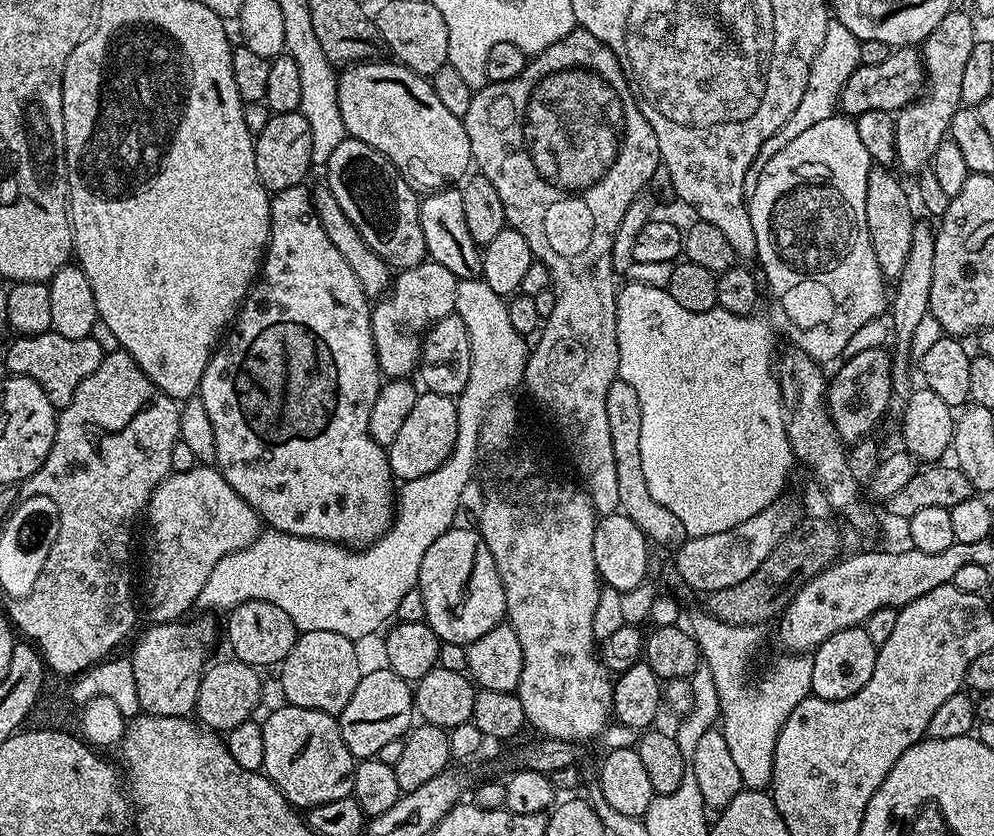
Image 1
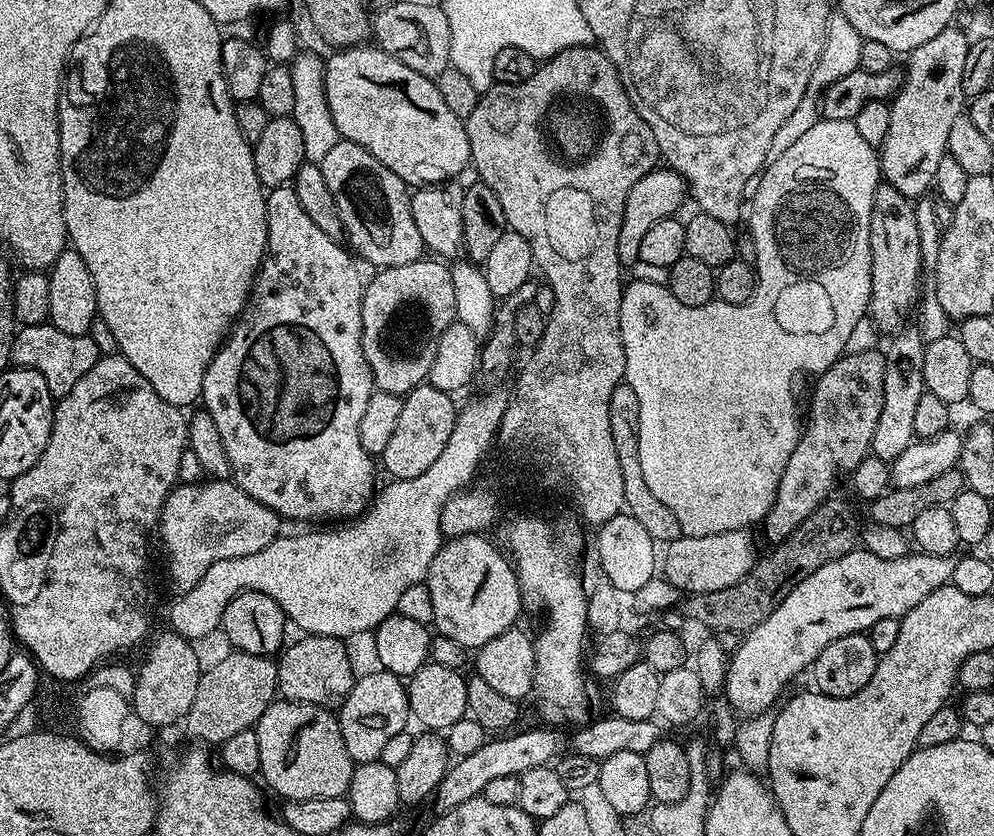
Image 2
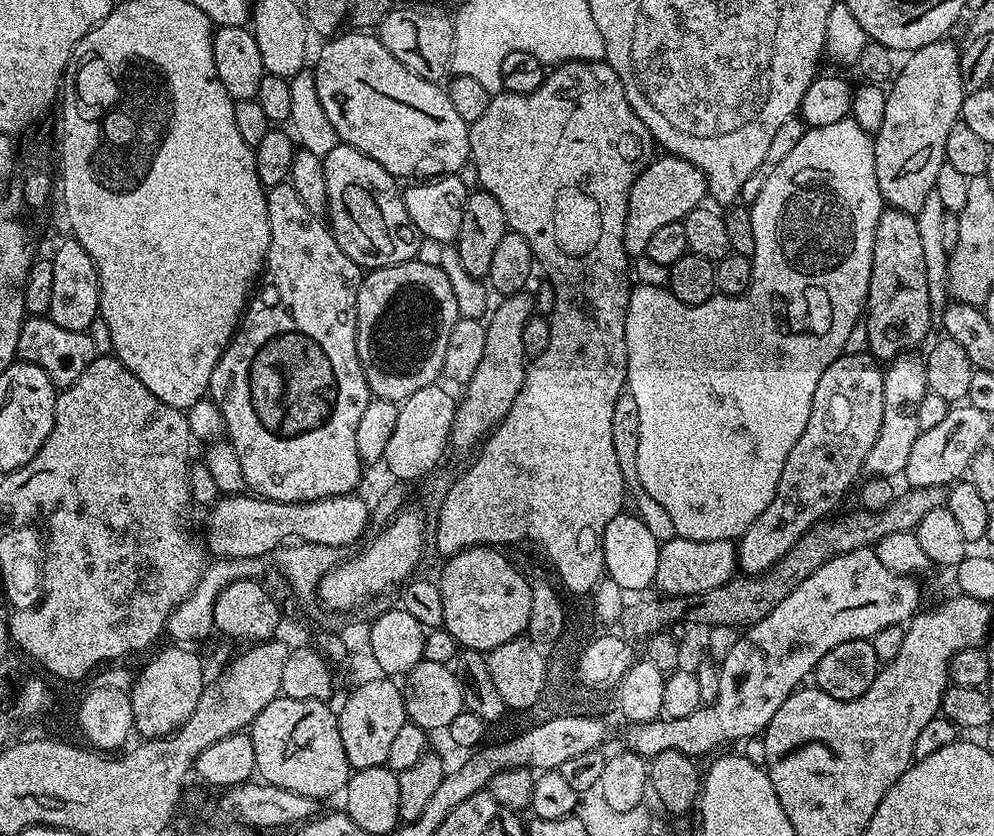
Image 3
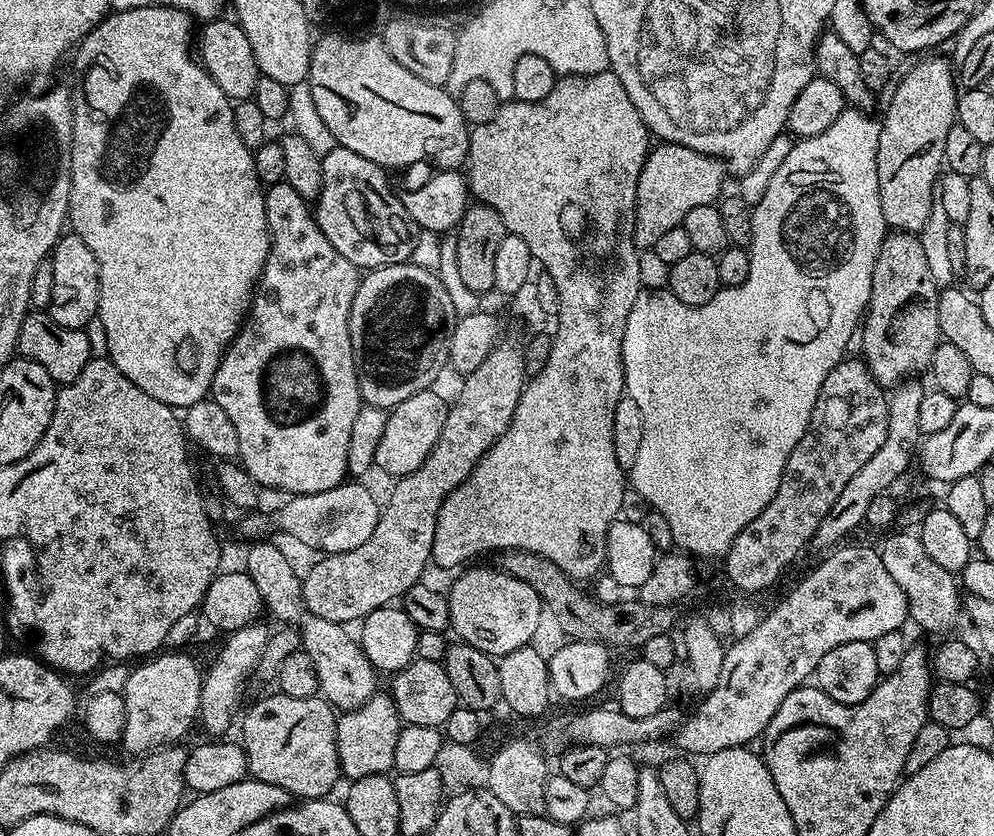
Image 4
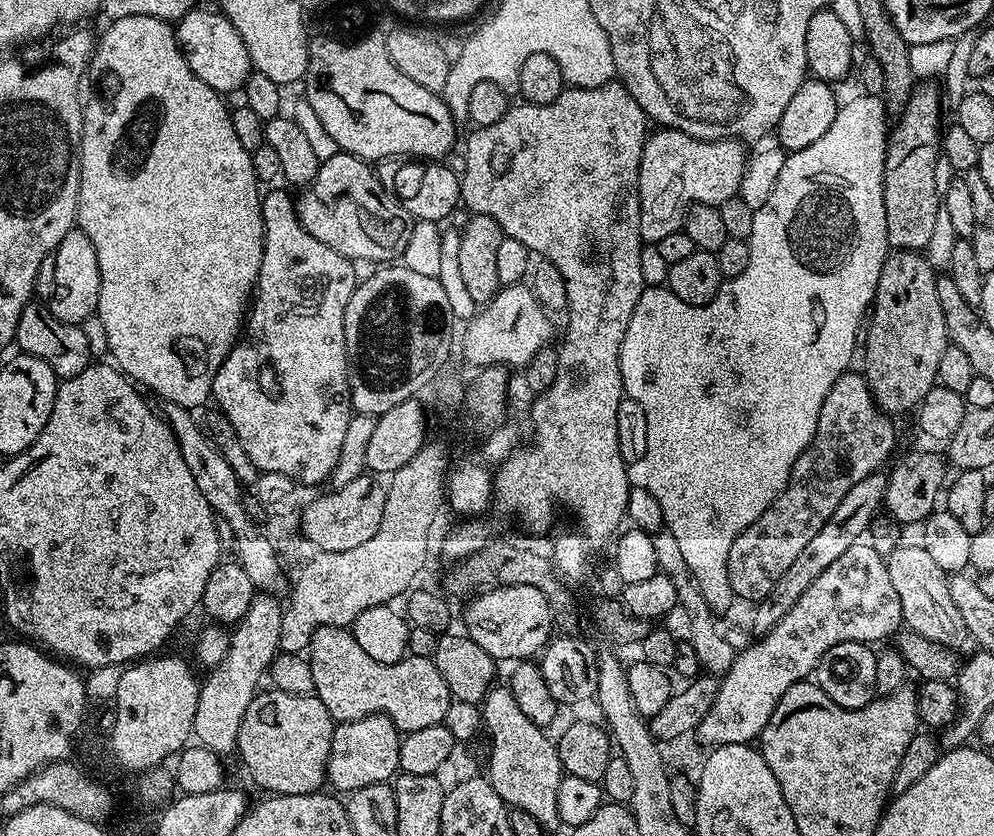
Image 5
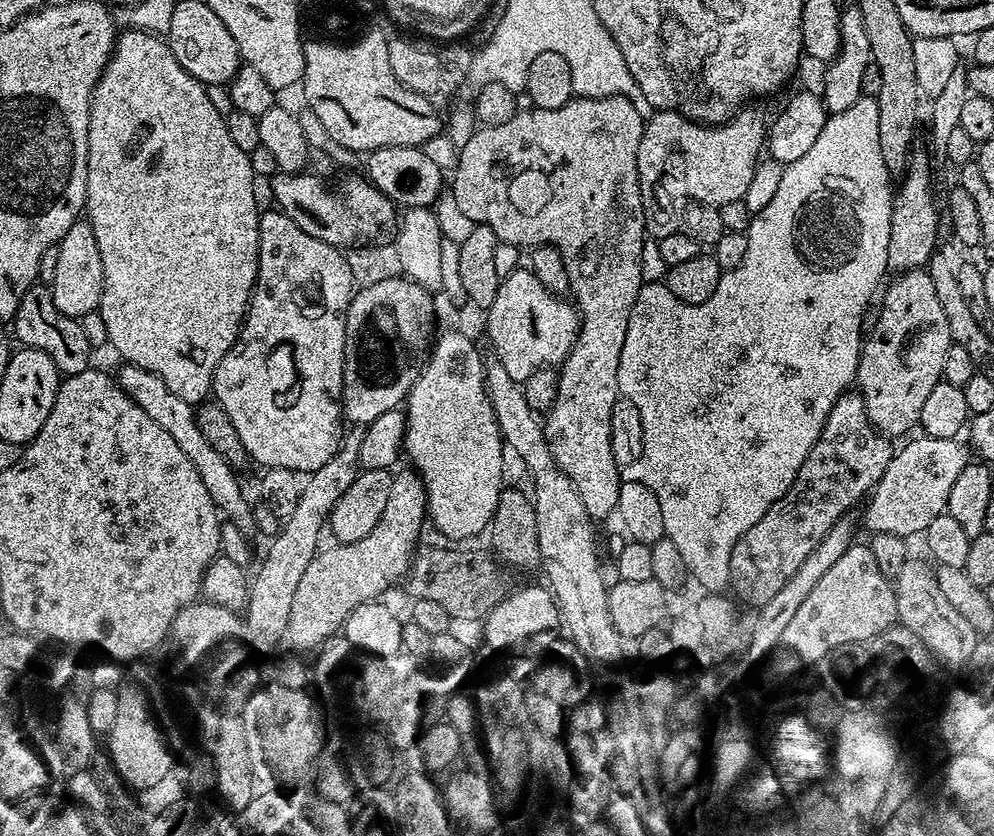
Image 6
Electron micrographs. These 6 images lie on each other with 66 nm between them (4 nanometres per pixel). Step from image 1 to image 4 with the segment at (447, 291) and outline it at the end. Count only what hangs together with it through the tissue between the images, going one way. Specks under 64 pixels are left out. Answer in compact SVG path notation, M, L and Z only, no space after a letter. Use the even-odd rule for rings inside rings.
M411 262L387 264L371 269L361 279L350 306L350 346L354 354L354 366L358 374L360 399L364 404L390 410L398 402L406 402L410 394L427 392L440 376L443 368L449 367L448 351L454 334L458 313L446 286L442 286L439 275Z

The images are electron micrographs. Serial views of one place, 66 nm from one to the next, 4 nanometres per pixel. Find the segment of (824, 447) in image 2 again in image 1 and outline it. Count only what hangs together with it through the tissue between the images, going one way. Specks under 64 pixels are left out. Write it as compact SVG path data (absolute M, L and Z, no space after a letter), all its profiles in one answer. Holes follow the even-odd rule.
M864 348L854 352L827 381L827 410L836 427L836 435L848 446L865 439L892 404L893 353L884 348Z

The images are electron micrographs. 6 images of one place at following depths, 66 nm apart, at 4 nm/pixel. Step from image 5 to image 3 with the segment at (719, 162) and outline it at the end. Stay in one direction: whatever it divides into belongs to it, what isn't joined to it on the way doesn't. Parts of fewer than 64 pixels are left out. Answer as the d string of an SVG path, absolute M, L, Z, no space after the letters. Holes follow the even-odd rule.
M660 154L644 167L642 174L634 182L632 191L638 194L638 200L640 196L640 220L633 219L625 228L624 245L629 257L635 258L644 255L646 242L650 242L652 235L661 226L683 220L686 214L690 214L690 210L705 203L708 183L698 166L686 162L680 156Z

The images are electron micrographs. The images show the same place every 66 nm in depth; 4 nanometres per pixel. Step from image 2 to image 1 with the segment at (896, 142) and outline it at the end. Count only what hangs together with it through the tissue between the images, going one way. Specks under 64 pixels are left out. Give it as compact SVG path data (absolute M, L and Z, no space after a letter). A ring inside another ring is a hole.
M959 10L948 12L946 18L942 18L942 22L938 22L938 26L934 26L934 30L930 30L924 39L922 55L926 87L912 103L895 113L896 164L901 173L919 174L931 165L934 150L938 150L940 143L949 135L951 118L962 107L960 99L964 67L970 59L970 50L974 50L978 42L977 21L969 16Z

